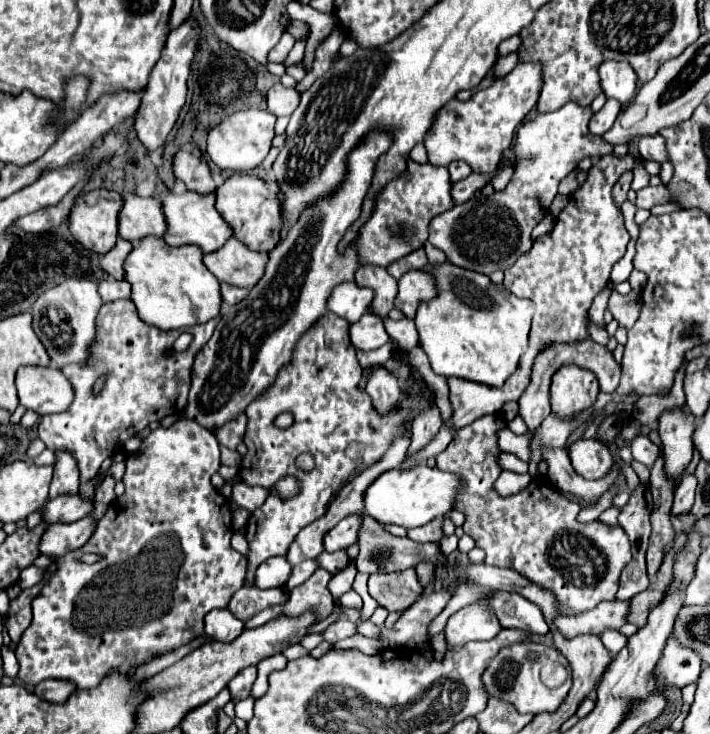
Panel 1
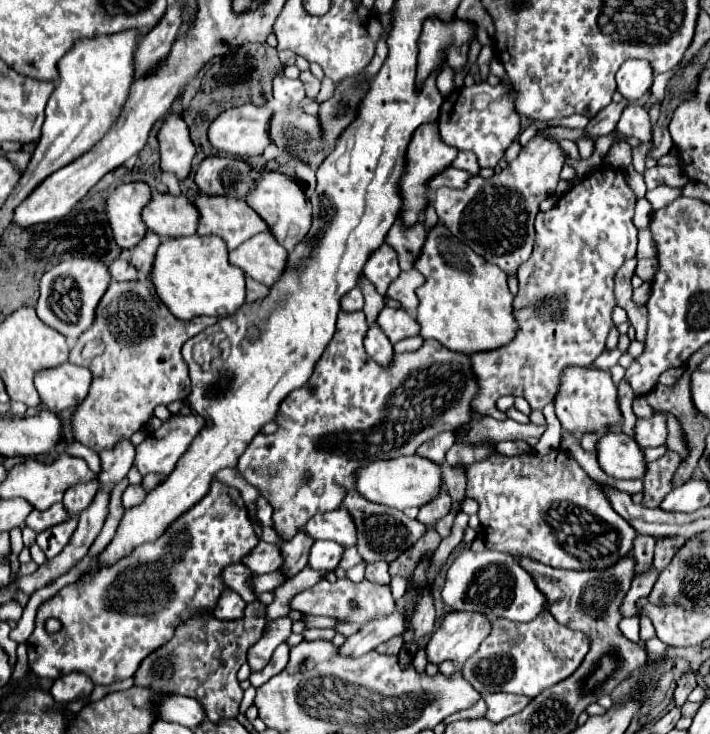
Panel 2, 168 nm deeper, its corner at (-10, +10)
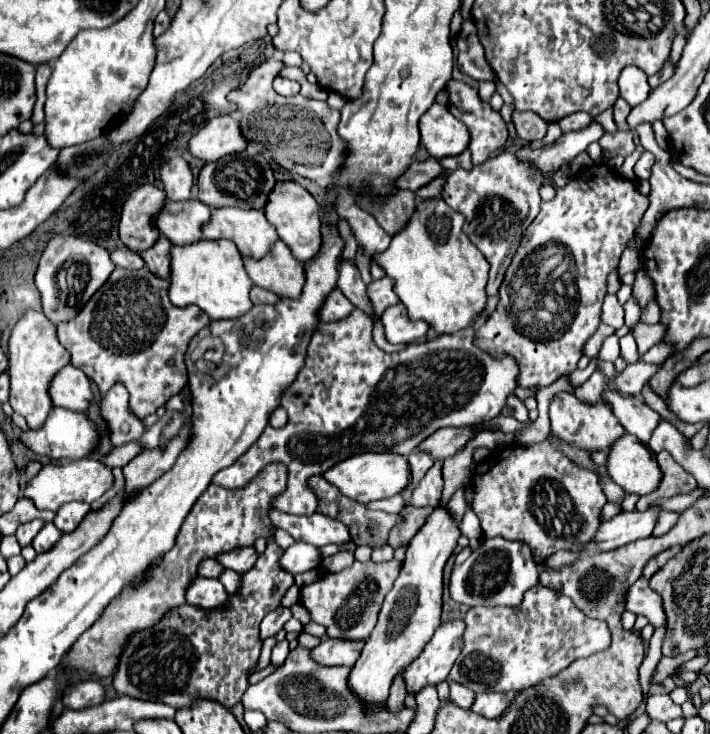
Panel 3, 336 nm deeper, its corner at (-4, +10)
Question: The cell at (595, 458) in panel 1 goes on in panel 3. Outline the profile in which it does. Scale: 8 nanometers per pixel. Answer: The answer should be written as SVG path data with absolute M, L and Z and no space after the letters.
M624 434L610 448L606 460L608 476L624 488L628 494L654 492L660 482L660 468L656 464L656 454L636 440L636 436Z

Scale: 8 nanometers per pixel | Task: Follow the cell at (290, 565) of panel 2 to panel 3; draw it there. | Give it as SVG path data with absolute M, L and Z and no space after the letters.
M270 536L256 566L244 574L240 596L230 598L224 608L204 612L202 608L184 604L168 612L160 624L132 636L120 658L114 688L132 698L158 700L176 708L188 708L200 698L214 700L224 708L238 704L248 688L246 672L256 666L260 656L262 640L258 626L268 612L280 606L280 598L294 582L294 576L280 566L282 554L284 550Z

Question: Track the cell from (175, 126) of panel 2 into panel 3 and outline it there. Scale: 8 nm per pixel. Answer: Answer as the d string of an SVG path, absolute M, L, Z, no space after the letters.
M170 159L160 169L160 180L164 184L168 200L188 200L192 188L192 170L189 164L182 160Z

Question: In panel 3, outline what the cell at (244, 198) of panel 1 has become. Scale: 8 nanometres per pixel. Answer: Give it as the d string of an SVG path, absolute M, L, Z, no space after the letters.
M292 180L276 182L268 194L268 204L264 208L268 222L276 228L280 240L292 250L292 256L300 262L310 260L320 248L320 206L312 194Z

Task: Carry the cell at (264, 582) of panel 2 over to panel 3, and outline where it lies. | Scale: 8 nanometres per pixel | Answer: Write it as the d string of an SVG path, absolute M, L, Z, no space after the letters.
M224 570L224 576L220 576L220 582L224 584L226 592L228 592L230 596L234 596L234 594L238 594L238 590L240 590L240 586L242 586L242 574L232 572L232 570Z

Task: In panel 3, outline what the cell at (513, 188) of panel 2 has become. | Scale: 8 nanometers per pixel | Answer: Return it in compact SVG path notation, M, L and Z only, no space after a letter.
M502 152L500 156L486 160L482 166L474 166L470 172L454 170L446 176L440 198L452 210L464 216L462 230L492 264L488 296L498 294L498 288L506 276L508 266L512 264L512 258L524 238L524 232L540 210L542 184L544 180L540 176L540 170L534 168L530 160L520 160L516 158L516 154L510 152Z

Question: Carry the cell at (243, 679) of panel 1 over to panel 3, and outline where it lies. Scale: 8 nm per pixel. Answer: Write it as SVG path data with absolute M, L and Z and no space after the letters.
M276 608L276 610L272 610L264 620L262 620L262 624L260 624L260 640L266 640L266 638L270 638L270 636L276 636L280 630L282 630L282 626L284 626L284 622L288 620L288 618L292 618L292 612L288 610L288 608Z

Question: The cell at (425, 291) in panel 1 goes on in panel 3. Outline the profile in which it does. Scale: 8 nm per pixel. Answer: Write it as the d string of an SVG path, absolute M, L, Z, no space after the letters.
M382 278L382 280L374 280L368 286L368 296L376 308L376 316L382 316L382 312L392 306L398 304L400 298L394 292L394 282L390 278Z

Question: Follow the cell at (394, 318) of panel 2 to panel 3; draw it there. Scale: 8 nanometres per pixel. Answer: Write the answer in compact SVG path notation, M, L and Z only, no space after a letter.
M402 304L390 306L382 316L380 316L382 324L384 324L384 334L386 340L390 344L400 344L400 342L416 342L422 340L428 332L428 324L424 324L422 320L410 322L406 316L406 308Z

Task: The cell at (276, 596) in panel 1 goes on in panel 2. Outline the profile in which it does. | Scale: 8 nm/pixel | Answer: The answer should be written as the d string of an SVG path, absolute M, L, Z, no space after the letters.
M228 564L222 570L222 578L226 580L226 586L236 590L244 598L244 602L254 602L256 600L252 588L250 588L250 582L248 582L250 574L252 572L244 564Z

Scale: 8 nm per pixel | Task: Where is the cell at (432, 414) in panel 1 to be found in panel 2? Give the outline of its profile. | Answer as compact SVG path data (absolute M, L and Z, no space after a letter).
M442 432L442 434L438 434L436 438L424 442L424 444L418 448L416 454L422 456L422 458L432 460L432 462L436 462L436 464L444 464L444 460L446 460L446 452L450 450L452 444L454 444L454 436L452 436L452 432Z

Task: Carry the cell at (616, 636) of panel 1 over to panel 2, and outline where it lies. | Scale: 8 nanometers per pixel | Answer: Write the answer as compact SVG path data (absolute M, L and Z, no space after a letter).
M638 616L624 618L624 620L620 622L620 630L622 630L622 634L624 634L628 640L632 640L632 642L640 642L640 638L638 638L638 630L640 630L640 618L638 618Z

